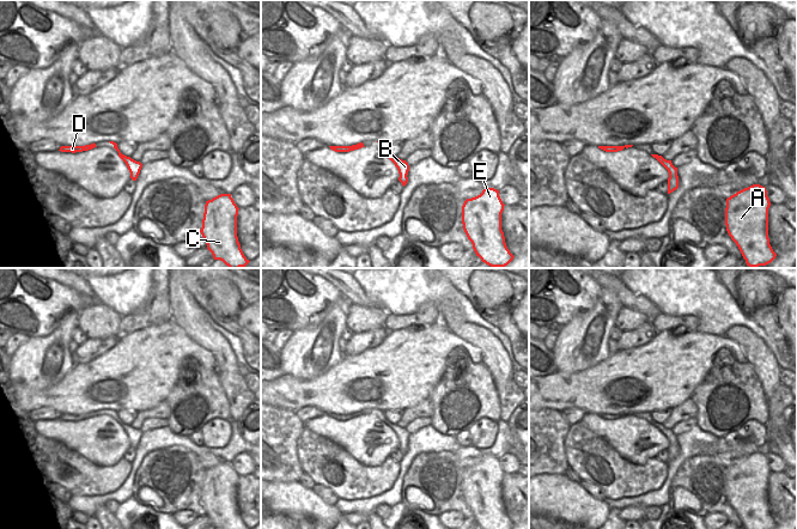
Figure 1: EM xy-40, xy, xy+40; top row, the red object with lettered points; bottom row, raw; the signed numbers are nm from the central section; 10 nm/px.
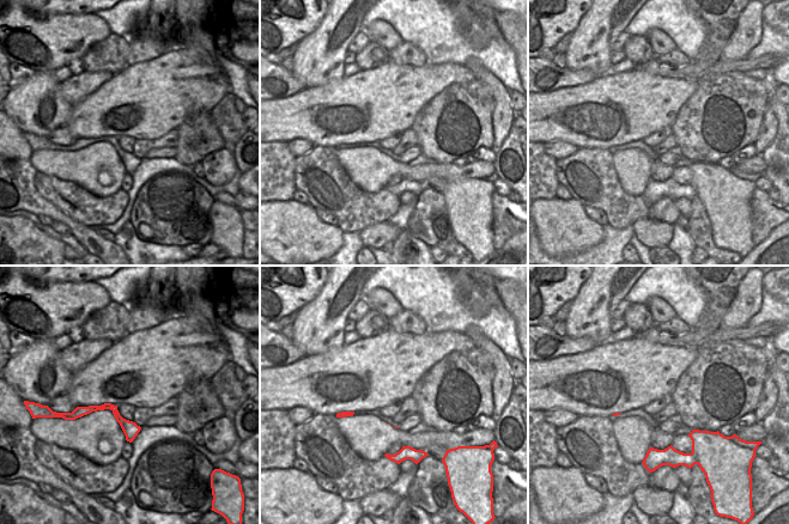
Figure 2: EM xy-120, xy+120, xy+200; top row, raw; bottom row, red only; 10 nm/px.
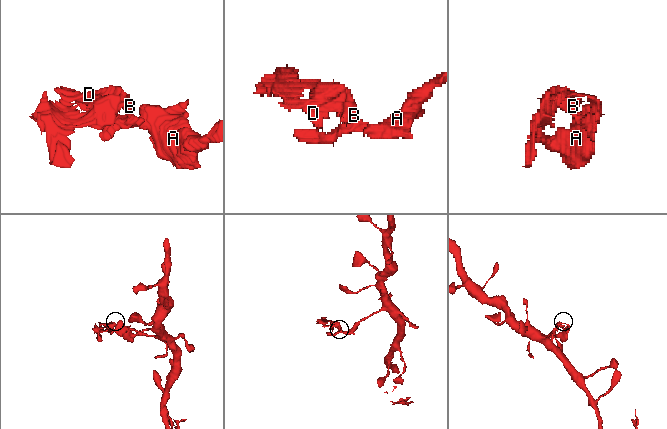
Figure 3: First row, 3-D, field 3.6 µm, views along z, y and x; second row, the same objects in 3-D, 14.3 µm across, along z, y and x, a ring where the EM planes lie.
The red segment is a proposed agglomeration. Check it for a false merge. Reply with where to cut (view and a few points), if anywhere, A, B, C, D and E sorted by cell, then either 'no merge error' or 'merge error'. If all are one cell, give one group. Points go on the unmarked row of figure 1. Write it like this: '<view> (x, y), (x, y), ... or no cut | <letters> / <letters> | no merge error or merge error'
xy+40 (676, 442), (668, 449) | A C E / B D | merge error

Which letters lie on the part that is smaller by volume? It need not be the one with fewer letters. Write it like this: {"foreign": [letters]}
{"foreign": ["B", "D"]}

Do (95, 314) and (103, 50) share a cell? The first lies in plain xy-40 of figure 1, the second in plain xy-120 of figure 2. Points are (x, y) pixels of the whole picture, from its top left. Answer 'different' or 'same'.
same

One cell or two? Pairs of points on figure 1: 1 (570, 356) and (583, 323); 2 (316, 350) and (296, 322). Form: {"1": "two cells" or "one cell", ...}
{"1": "one cell", "2": "two cells"}

